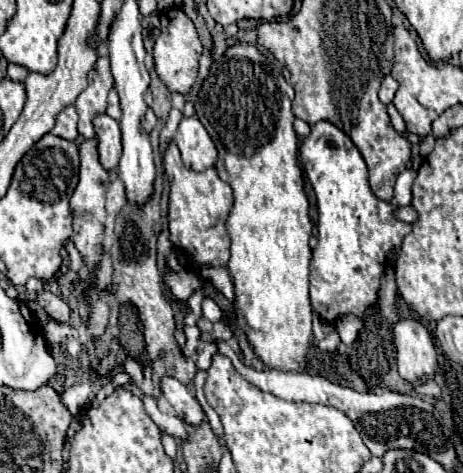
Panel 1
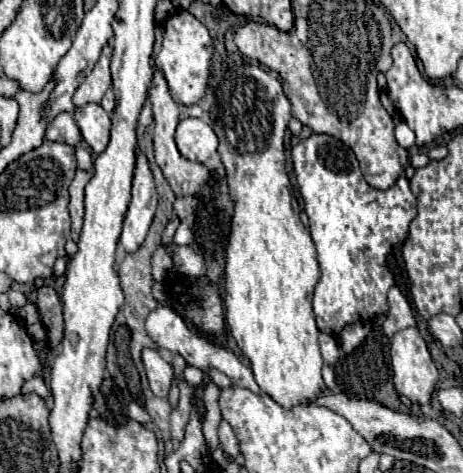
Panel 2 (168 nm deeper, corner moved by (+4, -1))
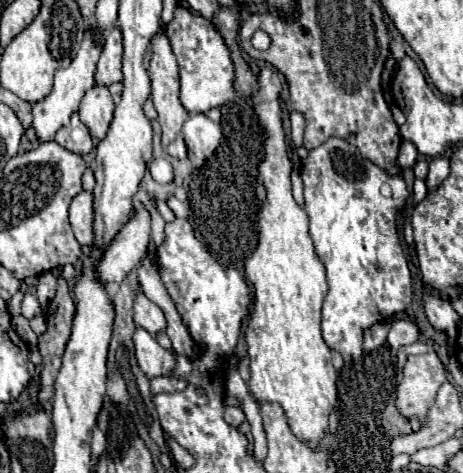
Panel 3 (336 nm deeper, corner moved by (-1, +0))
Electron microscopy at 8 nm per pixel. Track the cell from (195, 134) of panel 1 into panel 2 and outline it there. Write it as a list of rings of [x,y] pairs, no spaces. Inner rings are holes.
[[[183,119],[175,131],[175,143],[183,157],[205,163],[217,151],[217,135],[201,119]]]

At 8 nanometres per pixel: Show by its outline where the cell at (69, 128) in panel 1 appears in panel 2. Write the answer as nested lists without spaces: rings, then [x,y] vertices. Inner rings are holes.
[[[61,113],[47,125],[45,139],[57,141],[57,143],[67,143],[67,145],[75,147],[81,143],[81,131],[71,113]]]

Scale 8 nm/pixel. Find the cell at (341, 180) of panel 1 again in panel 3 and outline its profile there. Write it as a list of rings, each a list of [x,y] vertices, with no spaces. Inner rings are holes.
[[[328,138],[322,146],[314,148],[308,152],[308,156],[304,158],[302,162],[302,180],[304,180],[304,210],[310,218],[310,236],[314,240],[314,250],[318,254],[318,258],[324,262],[326,266],[326,280],[328,280],[328,294],[324,298],[324,310],[322,310],[322,336],[326,340],[326,344],[330,348],[336,348],[344,360],[352,360],[352,358],[358,358],[362,356],[362,334],[366,328],[370,328],[372,324],[380,322],[382,317],[384,319],[390,318],[396,313],[406,310],[406,304],[412,302],[412,280],[410,280],[410,268],[408,268],[408,262],[402,254],[402,248],[400,248],[400,242],[398,242],[398,234],[396,234],[396,214],[404,208],[406,200],[410,198],[410,192],[406,188],[406,182],[402,178],[394,178],[394,176],[388,176],[384,170],[380,170],[378,166],[374,166],[370,160],[362,158],[358,154],[358,148],[342,138]]]

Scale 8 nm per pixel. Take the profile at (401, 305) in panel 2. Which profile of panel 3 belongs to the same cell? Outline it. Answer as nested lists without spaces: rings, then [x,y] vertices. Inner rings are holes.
[[[402,318],[392,322],[390,334],[388,334],[388,344],[390,348],[398,350],[404,344],[414,344],[420,338],[420,330],[412,318]]]

